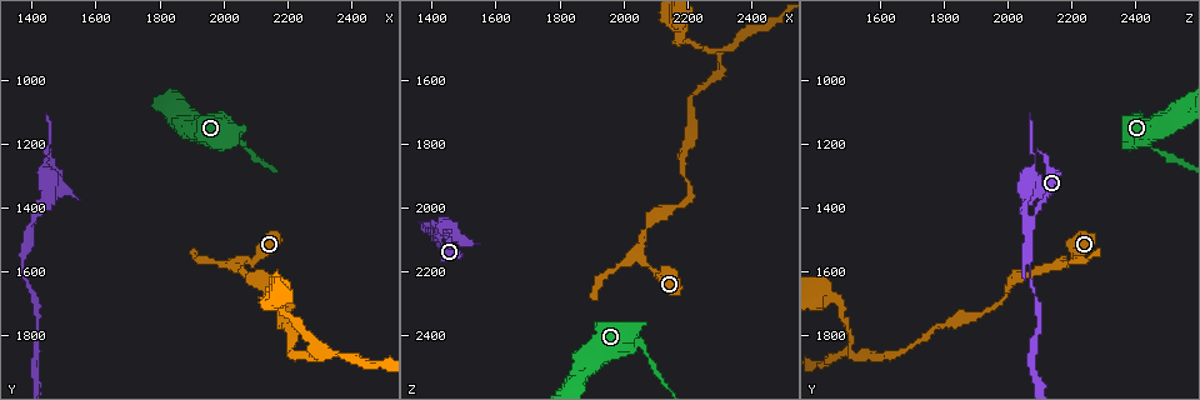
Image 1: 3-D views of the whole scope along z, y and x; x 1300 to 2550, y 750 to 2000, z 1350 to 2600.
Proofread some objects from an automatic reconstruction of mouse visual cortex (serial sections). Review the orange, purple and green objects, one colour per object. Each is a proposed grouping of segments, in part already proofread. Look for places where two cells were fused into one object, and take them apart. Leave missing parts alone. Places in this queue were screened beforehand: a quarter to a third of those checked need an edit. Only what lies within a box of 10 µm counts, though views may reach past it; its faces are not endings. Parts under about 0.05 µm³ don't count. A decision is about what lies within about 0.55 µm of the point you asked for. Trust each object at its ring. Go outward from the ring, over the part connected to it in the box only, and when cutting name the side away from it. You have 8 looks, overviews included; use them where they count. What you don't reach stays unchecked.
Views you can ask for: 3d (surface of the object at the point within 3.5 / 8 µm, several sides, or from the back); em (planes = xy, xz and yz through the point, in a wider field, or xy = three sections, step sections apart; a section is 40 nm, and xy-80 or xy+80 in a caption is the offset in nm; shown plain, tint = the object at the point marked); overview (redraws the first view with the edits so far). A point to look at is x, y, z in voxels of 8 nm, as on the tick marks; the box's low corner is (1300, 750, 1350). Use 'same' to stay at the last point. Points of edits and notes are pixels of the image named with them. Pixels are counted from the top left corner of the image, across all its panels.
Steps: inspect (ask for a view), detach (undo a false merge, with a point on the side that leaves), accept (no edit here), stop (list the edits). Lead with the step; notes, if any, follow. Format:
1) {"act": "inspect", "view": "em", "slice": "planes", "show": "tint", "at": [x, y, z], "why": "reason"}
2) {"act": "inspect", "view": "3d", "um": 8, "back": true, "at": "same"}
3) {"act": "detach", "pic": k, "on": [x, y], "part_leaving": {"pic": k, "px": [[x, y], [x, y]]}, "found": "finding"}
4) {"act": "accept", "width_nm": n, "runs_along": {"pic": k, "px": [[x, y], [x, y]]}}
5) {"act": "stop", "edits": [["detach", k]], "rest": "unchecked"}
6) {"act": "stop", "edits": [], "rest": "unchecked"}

{"act": "inspect", "view": "3d", "um": 8, "back": true, "at": [2070, 1200, 2440]}

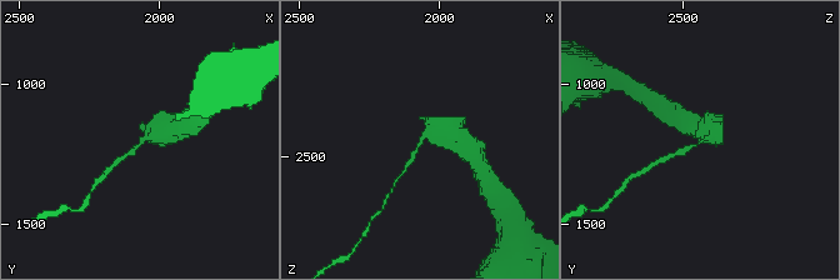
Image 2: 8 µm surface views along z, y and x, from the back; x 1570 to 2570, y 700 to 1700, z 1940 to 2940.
{"act": "inspect", "view": "3d", "um": 3.5, "at": "same"}

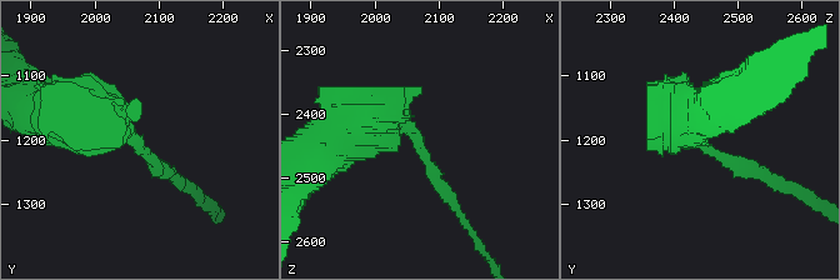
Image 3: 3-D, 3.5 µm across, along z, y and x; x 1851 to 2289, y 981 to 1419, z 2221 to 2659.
{"act": "inspect", "view": "em", "slice": "planes", "show": "tint", "at": [2070, 1205, 2435], "arm_widths_nm": [200, 700], "why": "now the EM"}

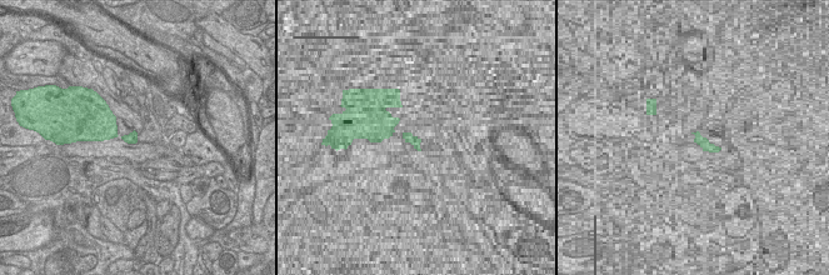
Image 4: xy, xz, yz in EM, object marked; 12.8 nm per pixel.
{"act": "detach", "pic": 3, "on": [736, 168], "part_leaving": {"pic": 3, "px": [[708, 149], [743, 169], [794, 188]]}, "found": "two cells meet here"}

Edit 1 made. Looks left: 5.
{"act": "inspect", "view": "overview", "why": "redraw"}

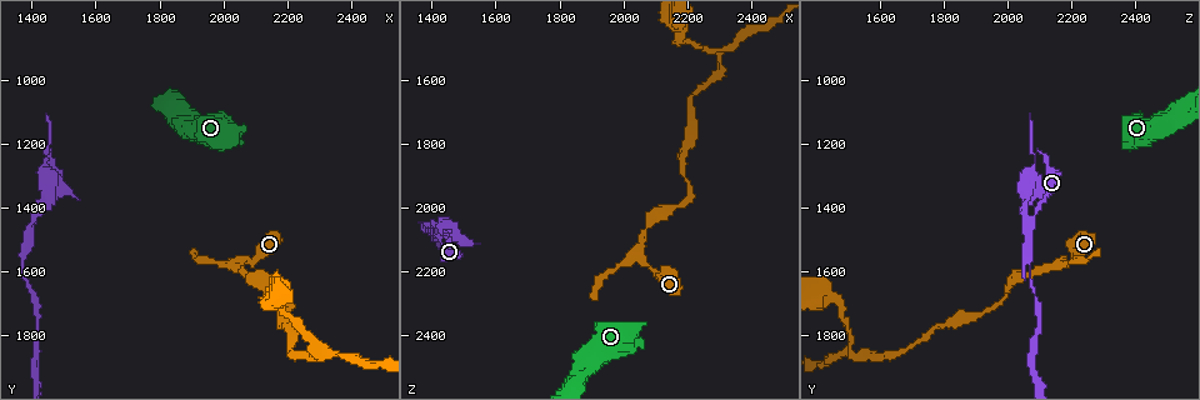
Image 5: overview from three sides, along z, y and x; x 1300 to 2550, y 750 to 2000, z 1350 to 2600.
{"act": "inspect", "view": "3d", "um": 3.5, "at": [1400, 1440, 2080], "why": "arms run side by side"}

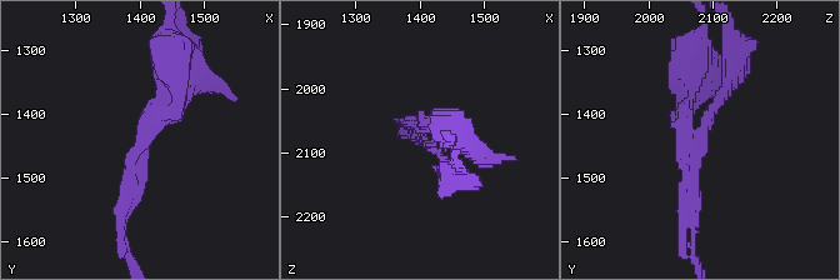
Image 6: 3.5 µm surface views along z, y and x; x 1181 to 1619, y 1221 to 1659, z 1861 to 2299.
{"act": "inspect", "view": "em", "slice": "xy", "step": 5, "show": "tint", "at": [1405, 1450, 2085]}

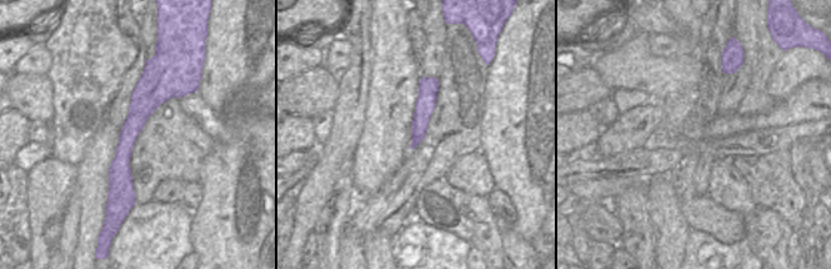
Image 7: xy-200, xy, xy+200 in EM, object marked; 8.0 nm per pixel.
{"act": "inspect", "view": "em", "slice": "xy", "step": 1, "show": "tint", "at": "same", "why": "another direction"}

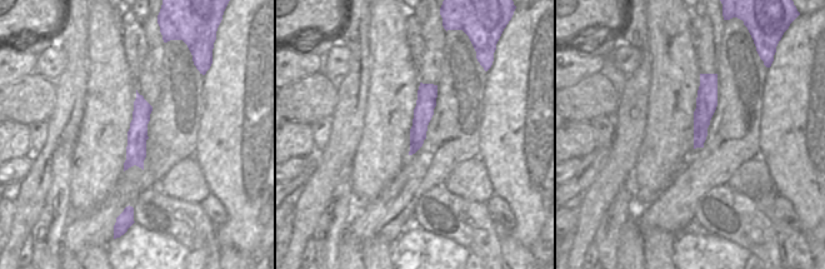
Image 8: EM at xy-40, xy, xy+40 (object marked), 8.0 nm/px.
{"act": "detach", "pic": 6, "on": [179, 115], "found": "a second cell is stuck on"}

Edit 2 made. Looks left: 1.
{"act": "stop", "edits": [["detach", 3], ["detach", 6]], "rest": "unchecked"}

